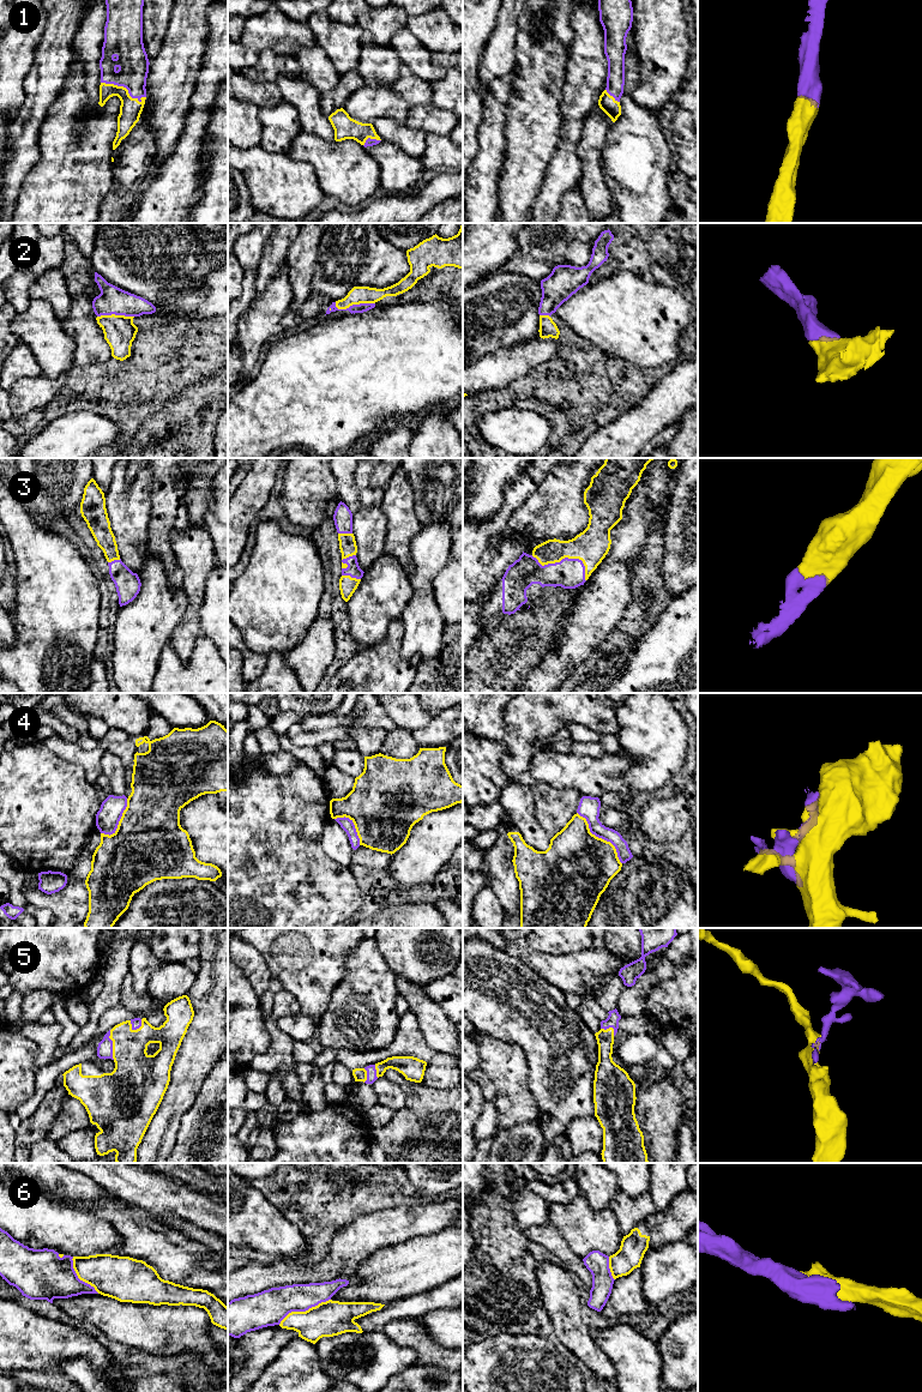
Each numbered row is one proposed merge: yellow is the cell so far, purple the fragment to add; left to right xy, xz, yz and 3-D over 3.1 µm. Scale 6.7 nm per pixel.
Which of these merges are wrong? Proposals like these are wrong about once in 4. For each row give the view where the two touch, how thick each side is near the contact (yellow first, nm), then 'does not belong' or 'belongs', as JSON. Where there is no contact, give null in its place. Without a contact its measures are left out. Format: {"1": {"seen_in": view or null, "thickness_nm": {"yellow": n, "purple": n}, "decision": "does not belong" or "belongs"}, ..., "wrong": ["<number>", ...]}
{"1": {"seen_in": "xy", "thickness_nm": {"yellow": 140, "purple": 220}, "decision": "belongs"}, "2": {"seen_in": "xz", "thickness_nm": {"yellow": 120, "purple": 60}, "decision": "belongs"}, "3": {"seen_in": "yz", "thickness_nm": {"yellow": 240, "purple": 200}, "decision": "belongs"}, "4": {"seen_in": "yz", "thickness_nm": {"yellow": 480, "purple": 140}, "decision": "does not belong"}, "5": {"seen_in": "xy", "thickness_nm": {"yellow": 300, "purple": 110}, "decision": "belongs"}, "6": {"seen_in": "xz", "thickness_nm": {"yellow": 240, "purple": 240}, "decision": "does not belong"}, "wrong": ["4", "6"]}

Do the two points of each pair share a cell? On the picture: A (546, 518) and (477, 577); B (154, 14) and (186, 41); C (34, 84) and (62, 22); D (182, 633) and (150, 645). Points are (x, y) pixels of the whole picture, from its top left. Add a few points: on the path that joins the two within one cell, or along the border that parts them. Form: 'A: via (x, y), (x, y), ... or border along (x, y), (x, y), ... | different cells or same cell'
A: border along (531, 537), (526, 534), (514, 534), (500, 541) | different cells
B: border along (172, 12), (162, 47), (157, 52) | different cells
C: via (49, 70), (56, 37) | same cell
D: border along (184, 613), (182, 620), (174, 630), (169, 640) | different cells

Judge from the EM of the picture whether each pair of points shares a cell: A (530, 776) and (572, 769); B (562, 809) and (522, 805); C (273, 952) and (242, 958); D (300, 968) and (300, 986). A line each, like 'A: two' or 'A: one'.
A: one
B: two
C: two
D: one

